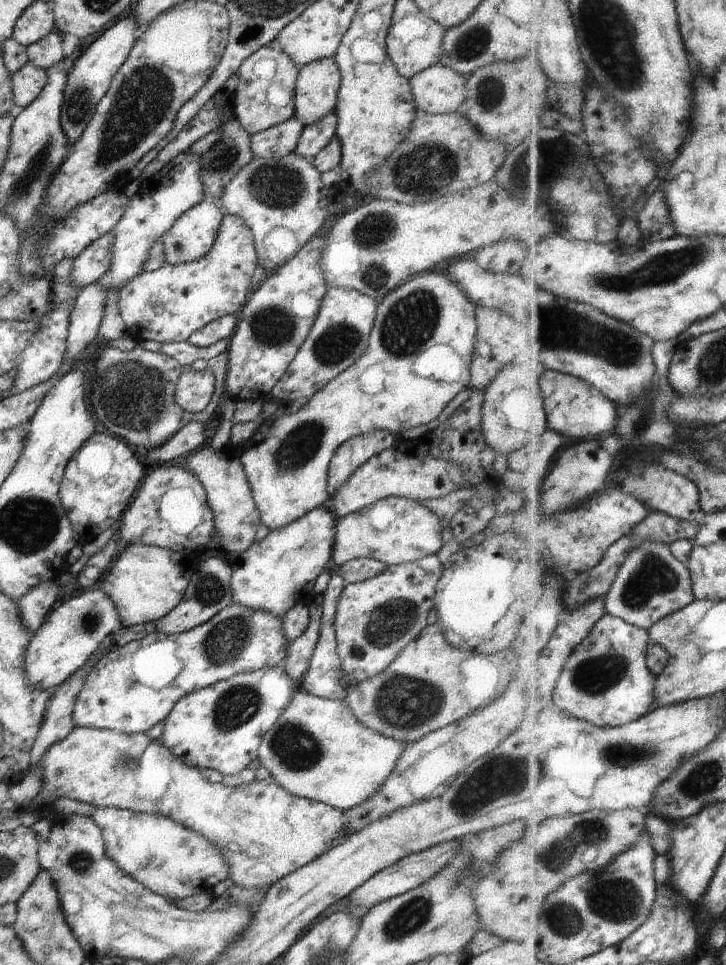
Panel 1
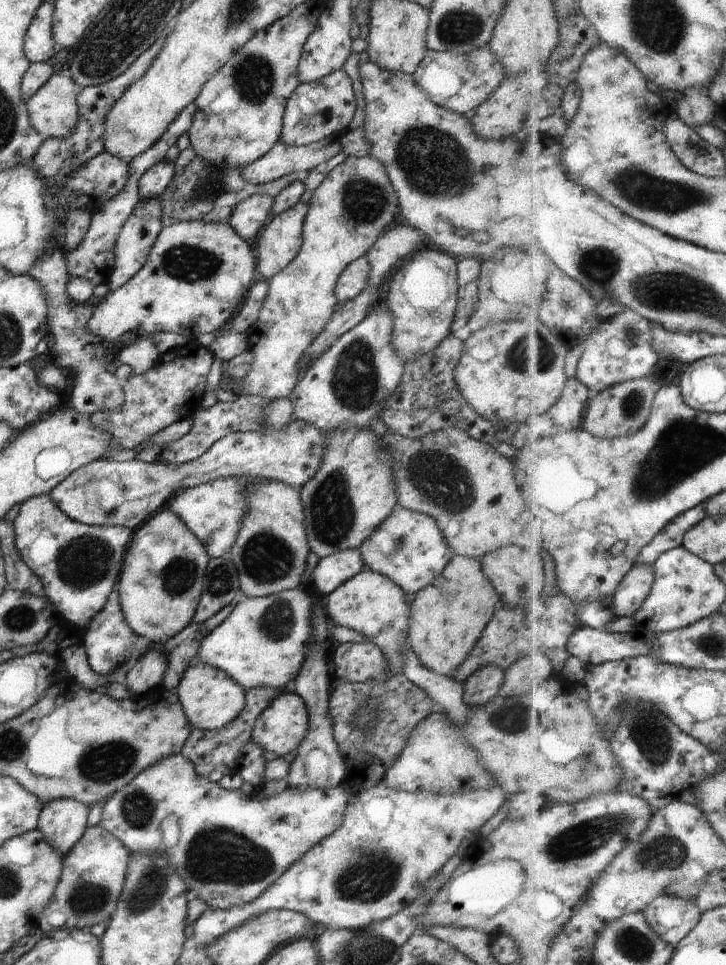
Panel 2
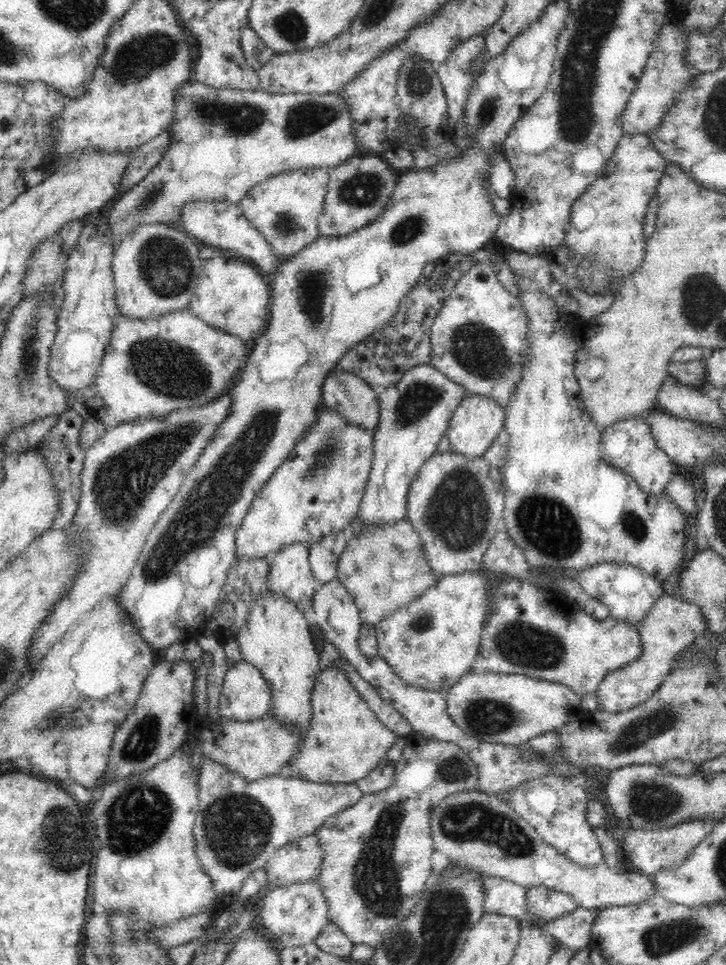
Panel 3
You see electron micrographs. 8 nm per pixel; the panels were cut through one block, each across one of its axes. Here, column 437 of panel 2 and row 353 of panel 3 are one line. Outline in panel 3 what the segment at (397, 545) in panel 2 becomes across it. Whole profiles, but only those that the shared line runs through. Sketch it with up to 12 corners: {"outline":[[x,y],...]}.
{"outline":[[505,256],[530,327],[502,526],[535,568],[664,581],[687,517],[604,461],[577,314]]}

